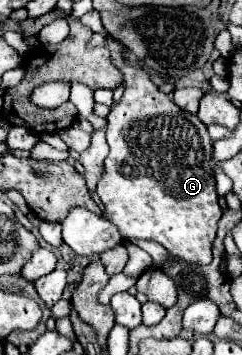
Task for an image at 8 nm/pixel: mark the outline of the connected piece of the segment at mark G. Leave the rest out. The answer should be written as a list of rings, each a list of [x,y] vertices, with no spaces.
[[[107,36],[111,60],[125,76],[125,94],[111,106],[107,116],[107,144],[109,156],[105,158],[105,174],[97,184],[97,194],[105,204],[107,218],[117,226],[123,240],[155,240],[169,250],[171,256],[181,258],[189,264],[209,264],[211,246],[217,232],[217,222],[223,216],[219,196],[215,192],[215,176],[211,168],[211,138],[207,126],[185,110],[179,110],[173,100],[159,92],[149,80],[149,74],[123,64],[123,46]]]

